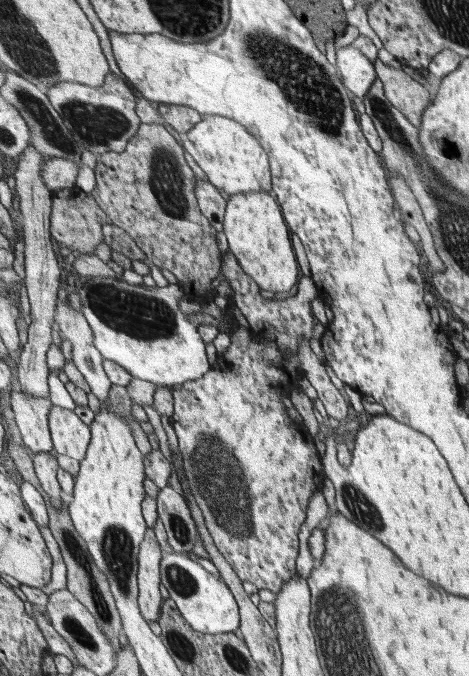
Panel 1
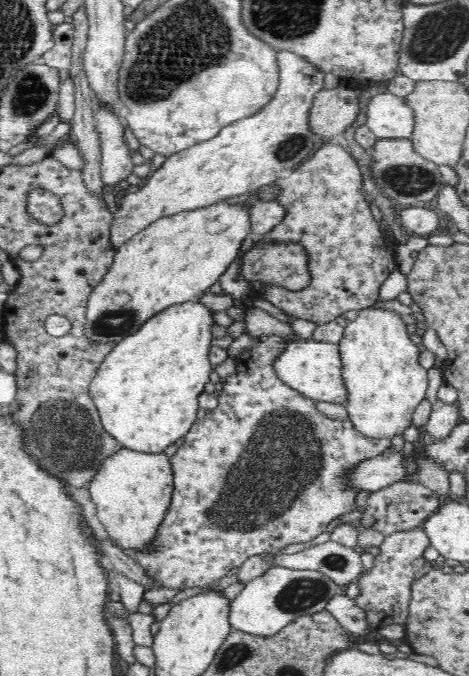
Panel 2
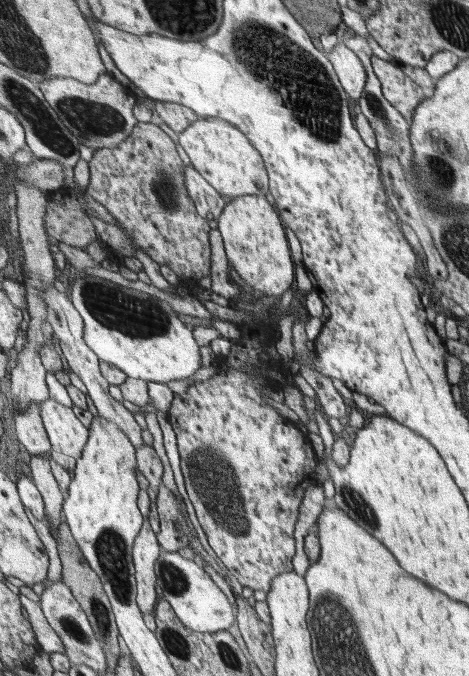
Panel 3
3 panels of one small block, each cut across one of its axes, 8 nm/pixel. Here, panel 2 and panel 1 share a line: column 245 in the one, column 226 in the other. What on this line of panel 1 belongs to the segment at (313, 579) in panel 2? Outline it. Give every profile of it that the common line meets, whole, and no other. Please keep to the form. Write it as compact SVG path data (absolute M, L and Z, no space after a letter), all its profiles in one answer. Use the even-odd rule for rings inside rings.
M184 553L163 554L161 559L161 585L167 589L182 616L199 632L208 635L223 635L241 628L238 601L225 580L209 574L199 562Z

